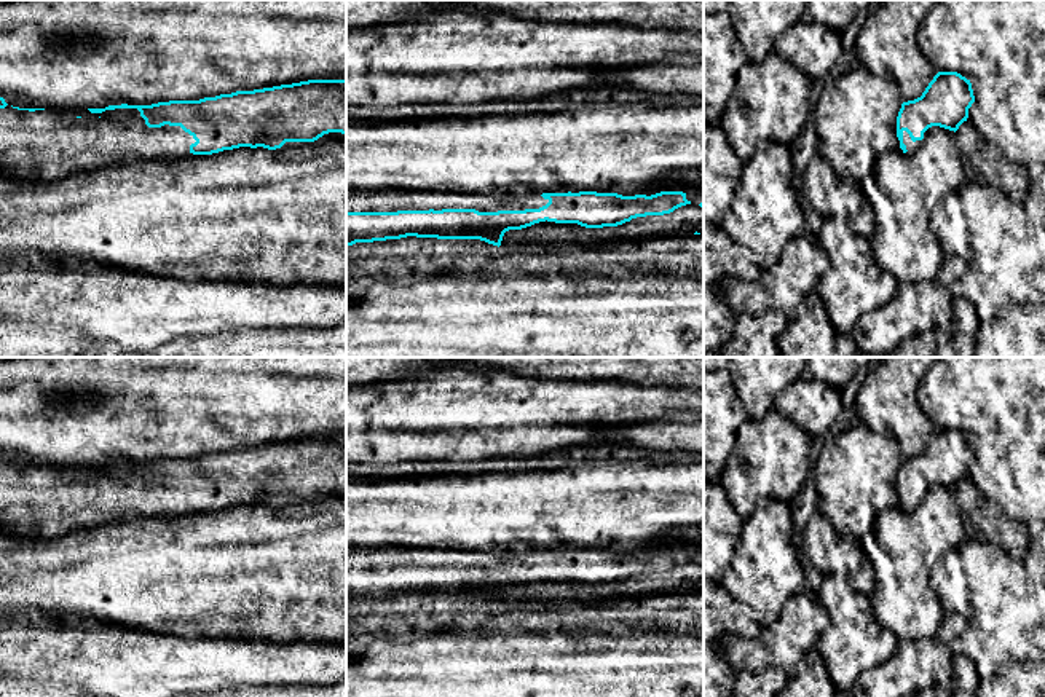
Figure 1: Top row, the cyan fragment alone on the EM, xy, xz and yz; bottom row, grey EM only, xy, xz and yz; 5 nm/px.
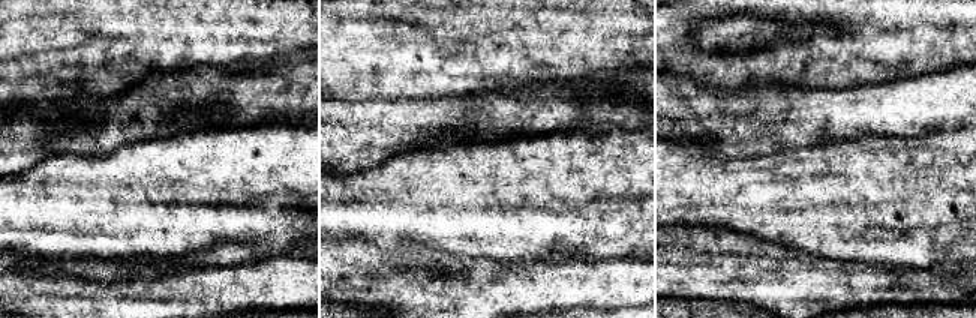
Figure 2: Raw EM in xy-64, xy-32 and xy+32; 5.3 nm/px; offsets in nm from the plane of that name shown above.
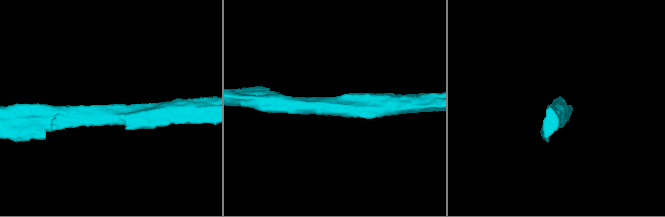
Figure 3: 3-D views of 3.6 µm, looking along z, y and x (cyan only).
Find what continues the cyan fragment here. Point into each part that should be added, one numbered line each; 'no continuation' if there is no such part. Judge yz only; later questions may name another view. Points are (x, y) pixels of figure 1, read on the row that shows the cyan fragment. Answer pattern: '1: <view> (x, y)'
1: yz (911, 147)

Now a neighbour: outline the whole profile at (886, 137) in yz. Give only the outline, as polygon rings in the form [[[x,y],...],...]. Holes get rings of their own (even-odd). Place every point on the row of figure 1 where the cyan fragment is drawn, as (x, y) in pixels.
[[[855,62],[834,81],[826,81],[814,107],[812,118],[818,139],[818,153],[841,179],[858,183],[874,171],[874,161],[881,153],[900,148],[897,116],[901,104],[900,89],[892,78],[877,77],[863,64]]]

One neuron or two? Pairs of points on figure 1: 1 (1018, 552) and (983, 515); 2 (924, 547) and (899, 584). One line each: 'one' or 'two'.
1: one
2: one

